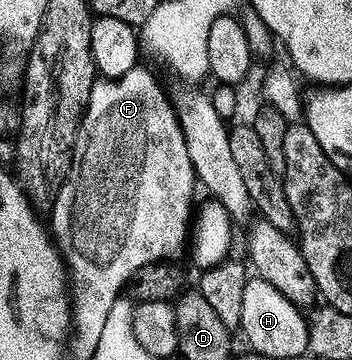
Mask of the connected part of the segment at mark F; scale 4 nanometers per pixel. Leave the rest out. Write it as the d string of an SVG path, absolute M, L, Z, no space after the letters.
M138 65L130 69L130 73L122 73L122 77L117 79L97 78L90 93L89 103L84 106L83 115L80 118L79 127L76 133L76 142L72 146L72 163L60 191L53 200L50 214L50 234L60 251L60 257L64 260L64 266L70 280L70 305L78 305L80 297L96 297L96 301L104 301L114 305L116 299L121 298L120 291L129 280L132 279L136 271L143 266L157 263L160 260L171 260L172 255L180 251L180 246L185 246L190 235L190 220L194 215L194 205L192 209L192 194L198 191L198 180L196 170L192 168L190 153L186 153L186 141L180 128L180 120L176 116L175 108L170 104L170 99L164 96L164 91L144 65Z

